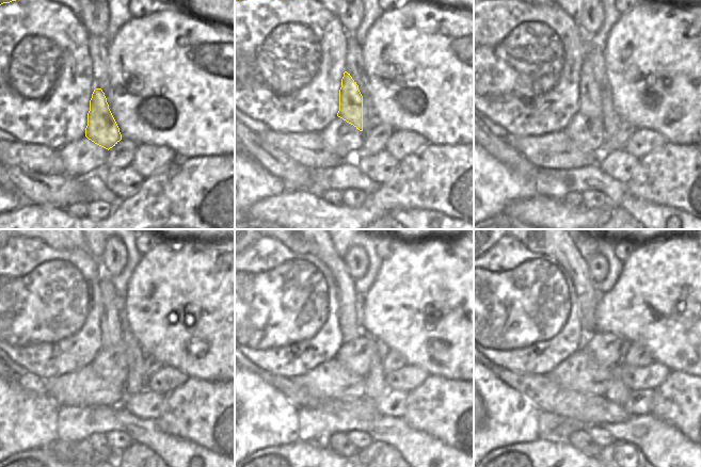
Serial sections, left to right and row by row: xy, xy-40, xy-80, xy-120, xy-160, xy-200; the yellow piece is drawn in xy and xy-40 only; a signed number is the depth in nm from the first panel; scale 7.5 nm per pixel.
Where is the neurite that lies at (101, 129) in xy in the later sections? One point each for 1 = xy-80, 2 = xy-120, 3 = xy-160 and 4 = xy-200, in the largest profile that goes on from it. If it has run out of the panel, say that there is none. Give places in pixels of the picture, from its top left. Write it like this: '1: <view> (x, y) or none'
1: xy-80 (589, 96)
2: xy-120 (111, 333)
3: xy-160 (349, 312)
4: xy-200 (564, 251)

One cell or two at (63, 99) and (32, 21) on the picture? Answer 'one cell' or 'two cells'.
one cell

